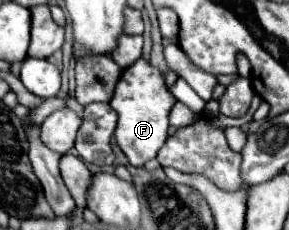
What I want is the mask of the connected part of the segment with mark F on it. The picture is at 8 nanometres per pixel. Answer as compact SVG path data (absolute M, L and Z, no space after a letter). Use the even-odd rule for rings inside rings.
M139 59L131 67L127 67L115 87L115 95L109 105L117 111L119 121L115 129L115 139L121 151L127 155L129 163L139 167L157 155L157 151L167 141L169 129L169 111L175 105L175 97L169 93L163 75L145 59Z

